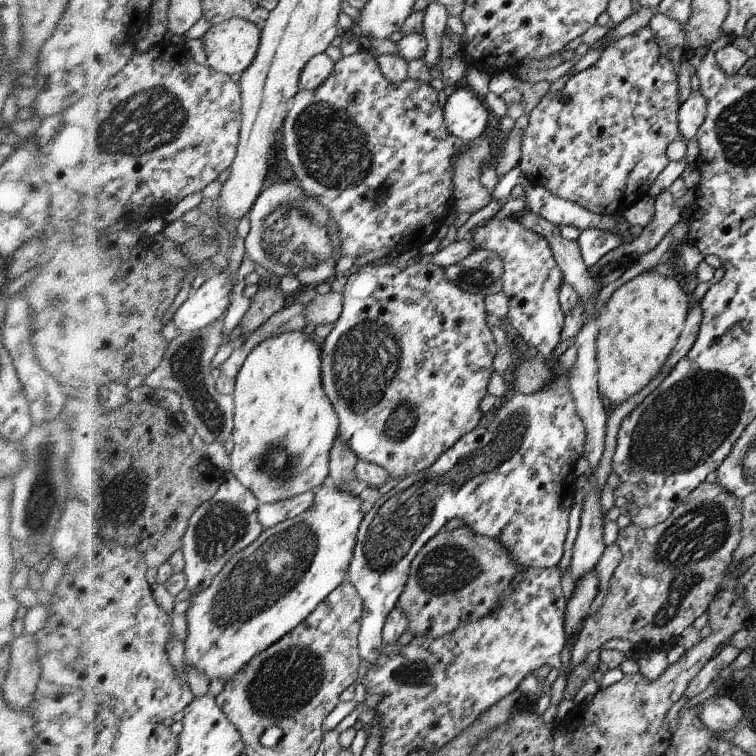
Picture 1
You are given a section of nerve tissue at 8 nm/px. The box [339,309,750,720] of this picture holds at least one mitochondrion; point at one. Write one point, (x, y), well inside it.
(686, 423)

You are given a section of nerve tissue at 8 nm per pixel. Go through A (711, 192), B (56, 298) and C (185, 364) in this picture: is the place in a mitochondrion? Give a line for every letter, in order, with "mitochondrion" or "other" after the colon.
A: other
B: mitochondrion
C: mitochondrion

